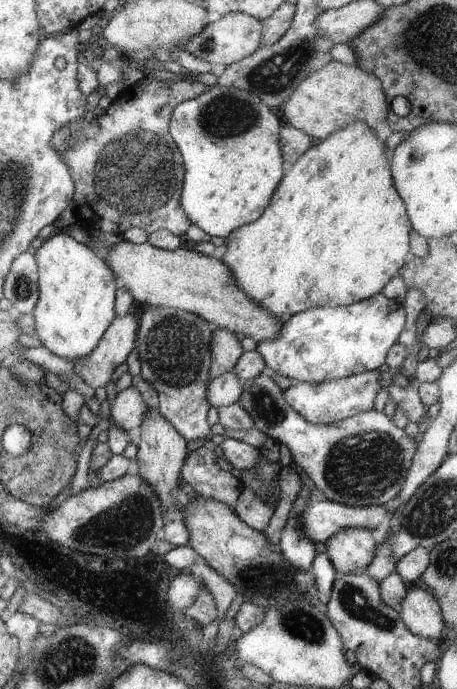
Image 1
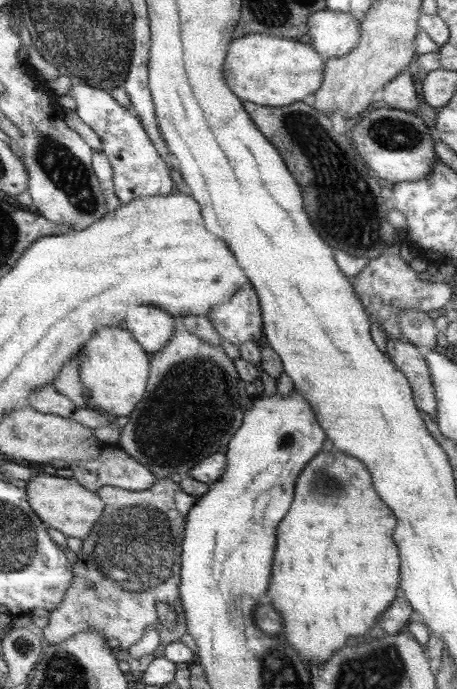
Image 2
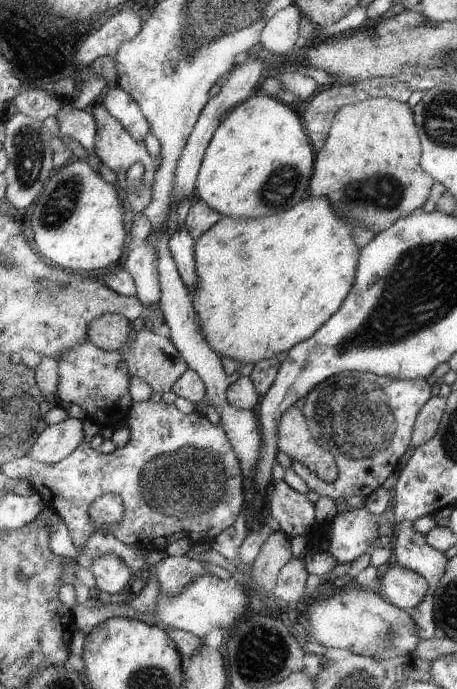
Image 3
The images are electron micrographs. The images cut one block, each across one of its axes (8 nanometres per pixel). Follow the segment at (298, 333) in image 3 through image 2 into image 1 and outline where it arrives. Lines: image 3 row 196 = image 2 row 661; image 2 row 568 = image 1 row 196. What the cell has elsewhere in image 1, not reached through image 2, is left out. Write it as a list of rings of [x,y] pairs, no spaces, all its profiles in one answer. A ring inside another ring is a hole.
[[[351,124],[335,134],[329,134],[323,142],[313,142],[313,146],[291,166],[287,168],[287,178],[283,178],[283,182],[279,182],[279,188],[275,190],[273,198],[271,198],[271,204],[267,206],[267,210],[263,212],[261,218],[257,218],[255,222],[247,224],[247,226],[241,226],[237,228],[235,232],[231,232],[227,238],[225,238],[225,254],[221,256],[221,262],[227,264],[227,268],[231,270],[237,286],[255,302],[259,304],[261,308],[265,308],[267,312],[271,312],[273,316],[277,316],[279,320],[283,320],[283,324],[299,314],[299,312],[305,312],[305,310],[311,310],[311,308],[337,308],[337,306],[351,306],[351,304],[357,304],[361,300],[367,300],[375,294],[381,292],[381,288],[393,278],[397,276],[397,270],[401,266],[405,266],[403,258],[407,254],[407,232],[409,232],[409,224],[411,220],[407,220],[407,208],[403,208],[405,202],[401,202],[403,198],[399,196],[399,192],[393,190],[395,182],[391,182],[391,162],[387,162],[387,152],[383,150],[383,144],[373,136],[371,128],[367,124]]]

